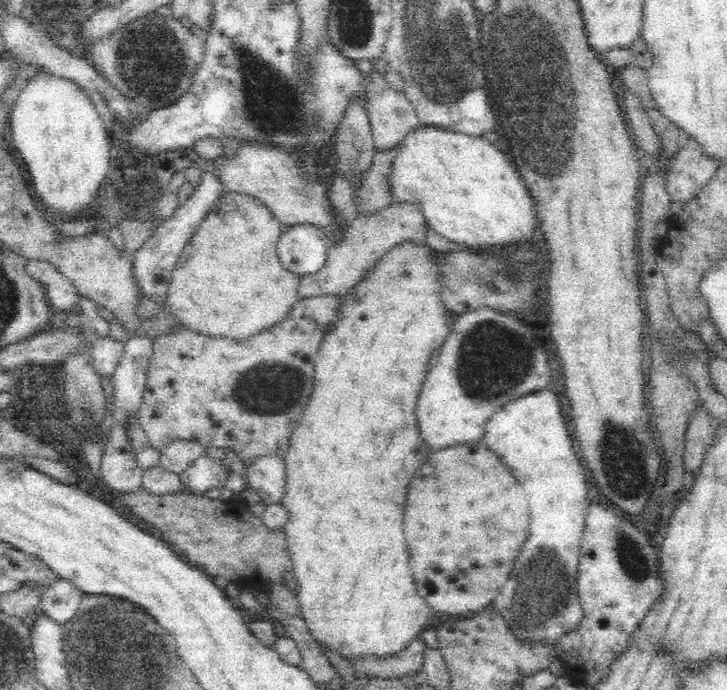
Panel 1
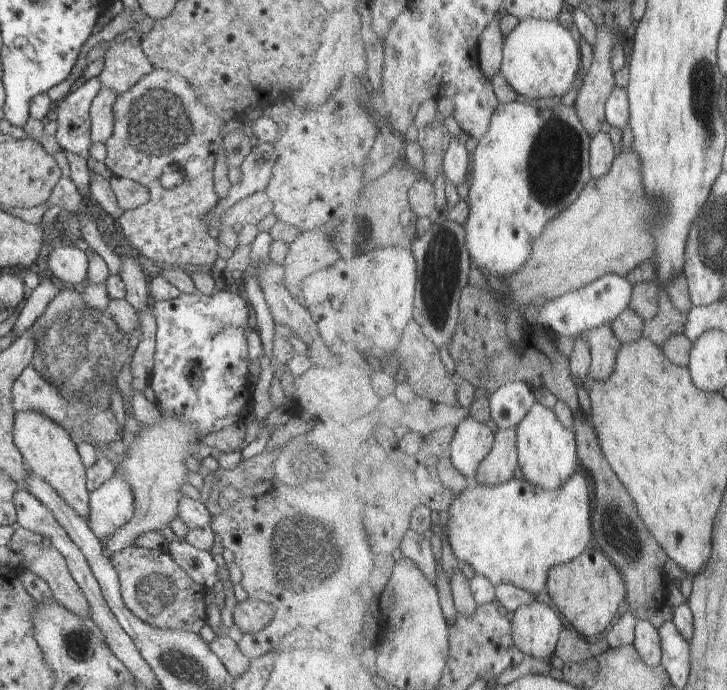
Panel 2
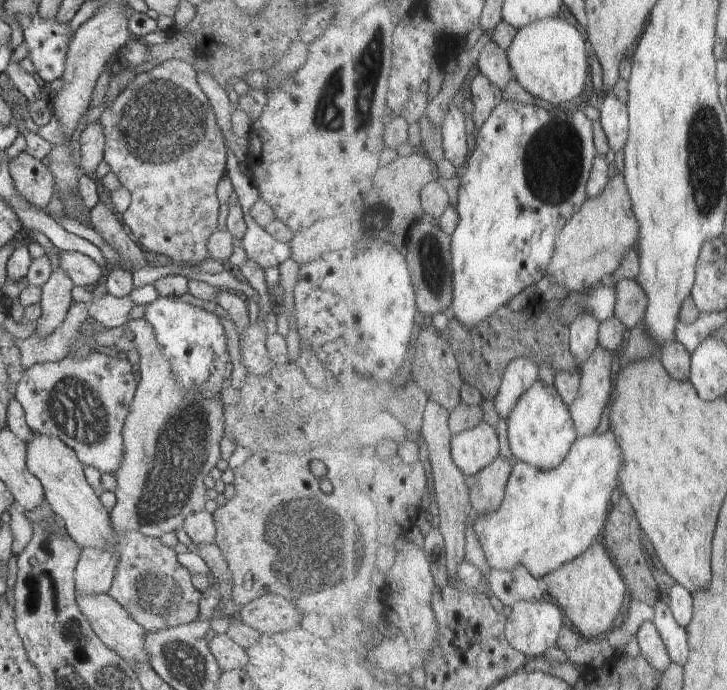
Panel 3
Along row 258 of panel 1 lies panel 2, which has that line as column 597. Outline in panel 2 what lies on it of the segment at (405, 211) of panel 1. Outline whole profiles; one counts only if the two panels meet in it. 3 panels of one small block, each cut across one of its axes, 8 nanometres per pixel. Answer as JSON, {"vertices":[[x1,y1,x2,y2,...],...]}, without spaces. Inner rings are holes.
{"vertices":[[613,322,587,329,581,336,590,342,592,348,592,367,585,386,589,389,599,379,608,379,616,370,617,359,624,342,617,336]]}

